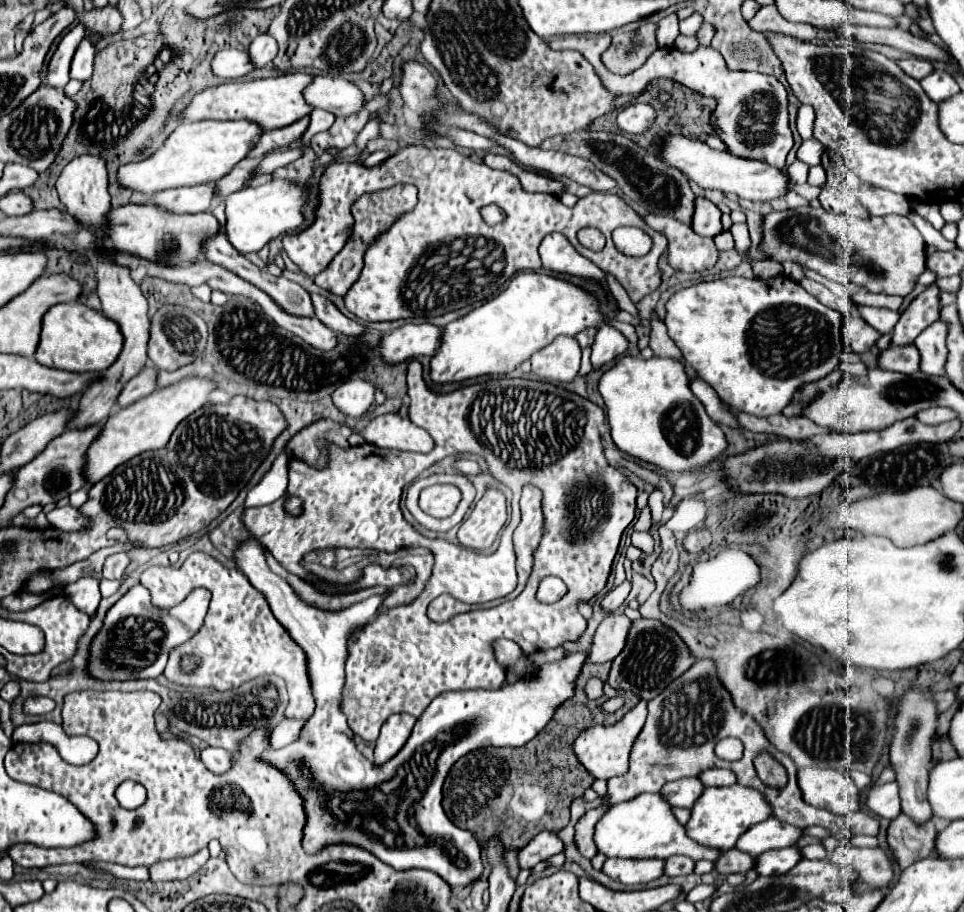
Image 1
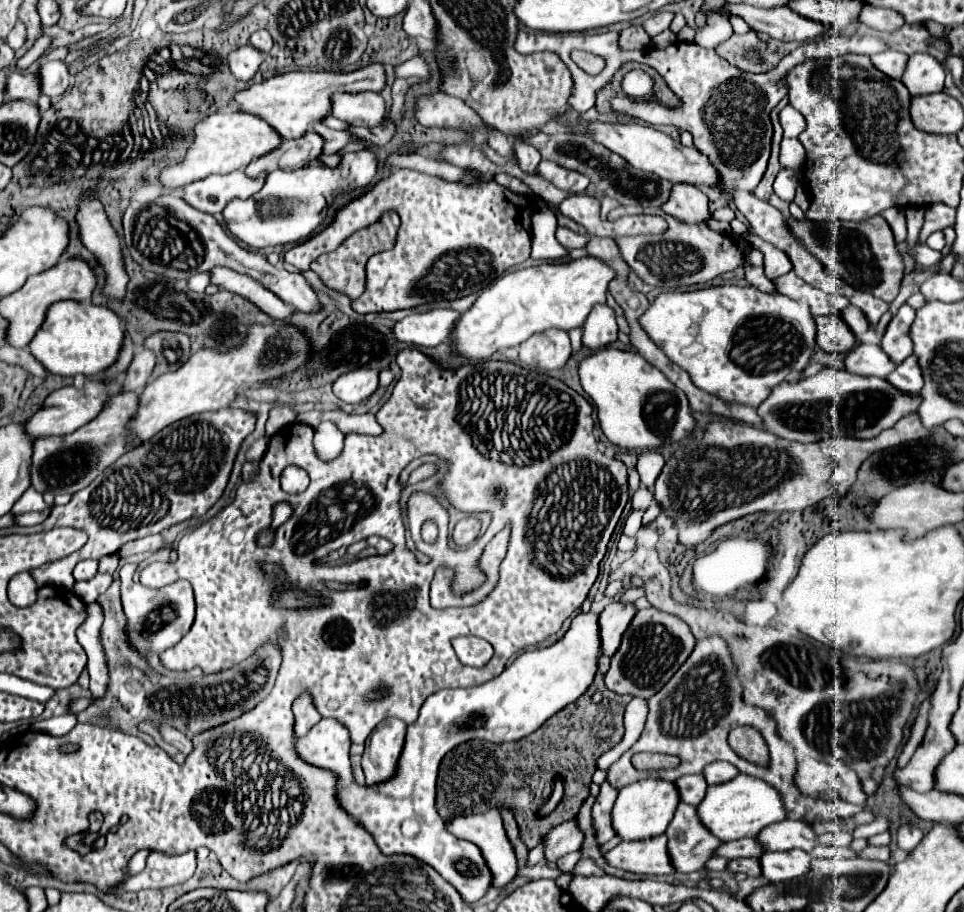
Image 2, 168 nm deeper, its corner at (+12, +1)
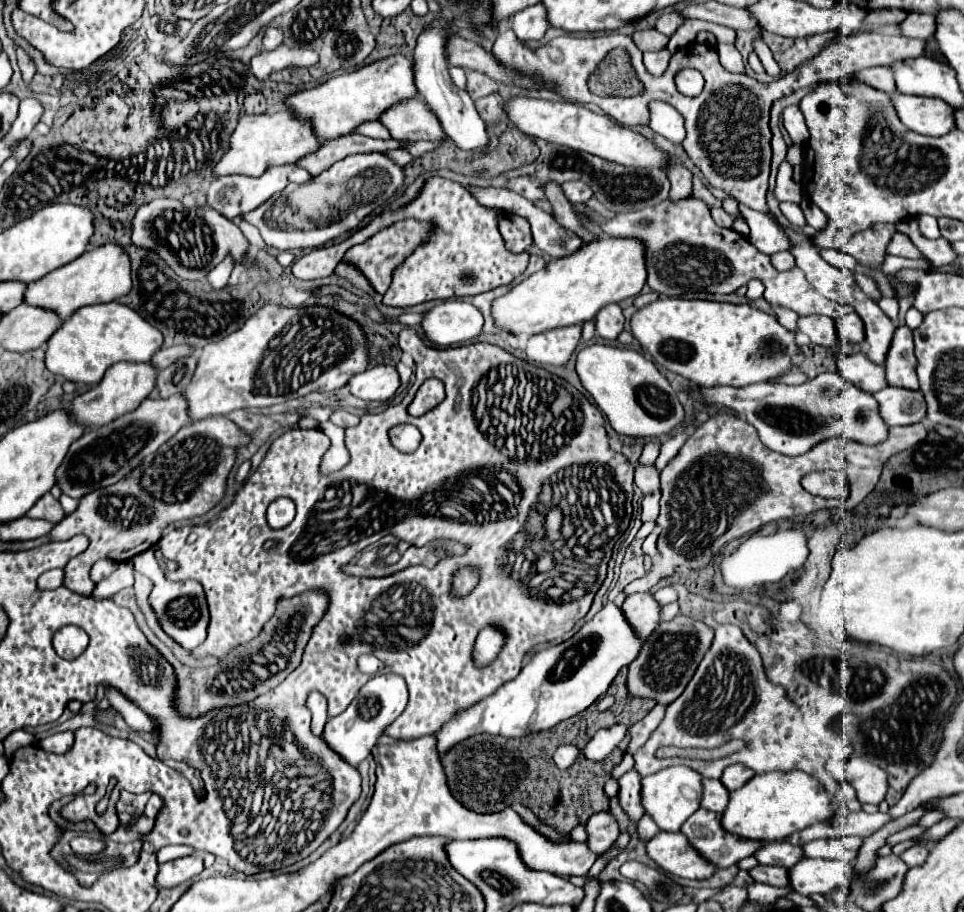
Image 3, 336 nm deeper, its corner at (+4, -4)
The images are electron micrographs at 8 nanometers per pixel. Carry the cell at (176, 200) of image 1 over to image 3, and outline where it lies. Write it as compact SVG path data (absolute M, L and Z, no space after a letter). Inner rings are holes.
M270 165L270 169L266 169L266 173L262 177L246 177L246 175L226 175L226 177L216 177L214 183L208 189L208 205L216 211L220 211L224 217L234 219L234 217L242 217L242 213L248 213L252 209L256 209L258 205L262 205L264 201L270 199L270 195L282 191L288 183L306 183L310 181L310 175L298 167L298 165Z

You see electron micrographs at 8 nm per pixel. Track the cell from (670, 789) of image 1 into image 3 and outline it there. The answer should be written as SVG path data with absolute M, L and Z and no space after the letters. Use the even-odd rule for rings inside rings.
M704 779L704 797L702 797L702 807L714 813L722 813L728 805L730 791L722 785L718 779Z

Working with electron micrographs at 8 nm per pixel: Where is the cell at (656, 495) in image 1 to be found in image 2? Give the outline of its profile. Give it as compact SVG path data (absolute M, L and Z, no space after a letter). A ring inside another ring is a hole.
M646 452L638 456L636 470L640 474L640 482L644 488L654 488L654 480L658 478L662 466L664 466L664 458L658 452Z

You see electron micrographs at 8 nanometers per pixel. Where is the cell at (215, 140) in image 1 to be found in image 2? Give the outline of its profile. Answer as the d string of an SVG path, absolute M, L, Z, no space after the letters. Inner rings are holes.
M216 112L194 126L192 142L186 150L186 156L176 164L162 166L158 180L164 188L176 190L210 174L228 174L238 168L244 168L248 162L278 148L280 142L282 138L258 116L246 112Z

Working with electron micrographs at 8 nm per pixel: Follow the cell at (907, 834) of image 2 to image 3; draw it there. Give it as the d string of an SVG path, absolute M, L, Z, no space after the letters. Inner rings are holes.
M914 845L914 847L910 847L908 851L904 851L904 853L900 855L900 859L902 859L908 867L918 867L918 865L922 865L922 863L926 861L926 857L928 857L928 849L926 849L924 845Z

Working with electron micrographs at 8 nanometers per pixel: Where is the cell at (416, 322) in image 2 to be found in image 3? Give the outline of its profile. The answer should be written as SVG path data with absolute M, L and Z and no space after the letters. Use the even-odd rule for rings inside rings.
M449 299L430 309L422 321L428 339L440 347L466 343L480 335L482 313L463 299Z

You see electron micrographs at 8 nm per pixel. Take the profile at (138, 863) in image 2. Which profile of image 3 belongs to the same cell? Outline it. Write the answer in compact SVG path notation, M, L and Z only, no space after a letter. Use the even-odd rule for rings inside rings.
M168 845L168 847L162 847L158 851L158 863L164 863L164 861L170 861L170 859L178 859L178 857L184 857L184 855L192 855L194 849L192 847L184 847L184 845Z

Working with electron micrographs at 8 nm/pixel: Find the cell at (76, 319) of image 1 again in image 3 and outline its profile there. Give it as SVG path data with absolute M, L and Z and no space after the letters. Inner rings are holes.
M118 301L104 305L88 305L78 309L62 327L50 337L46 349L46 367L54 375L62 375L74 383L96 385L102 381L106 369L118 361L146 363L162 347L162 333L144 321L134 309Z

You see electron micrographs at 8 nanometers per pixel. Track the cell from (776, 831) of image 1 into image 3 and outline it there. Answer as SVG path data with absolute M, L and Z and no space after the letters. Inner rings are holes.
M842 837L842 839L816 839L802 845L802 849L806 857L854 861L860 845L862 845L862 837Z

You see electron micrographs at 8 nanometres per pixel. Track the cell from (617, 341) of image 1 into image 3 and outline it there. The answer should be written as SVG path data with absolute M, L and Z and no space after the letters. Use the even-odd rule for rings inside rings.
M606 305L596 315L596 331L604 339L616 339L624 327L624 315L618 305Z

